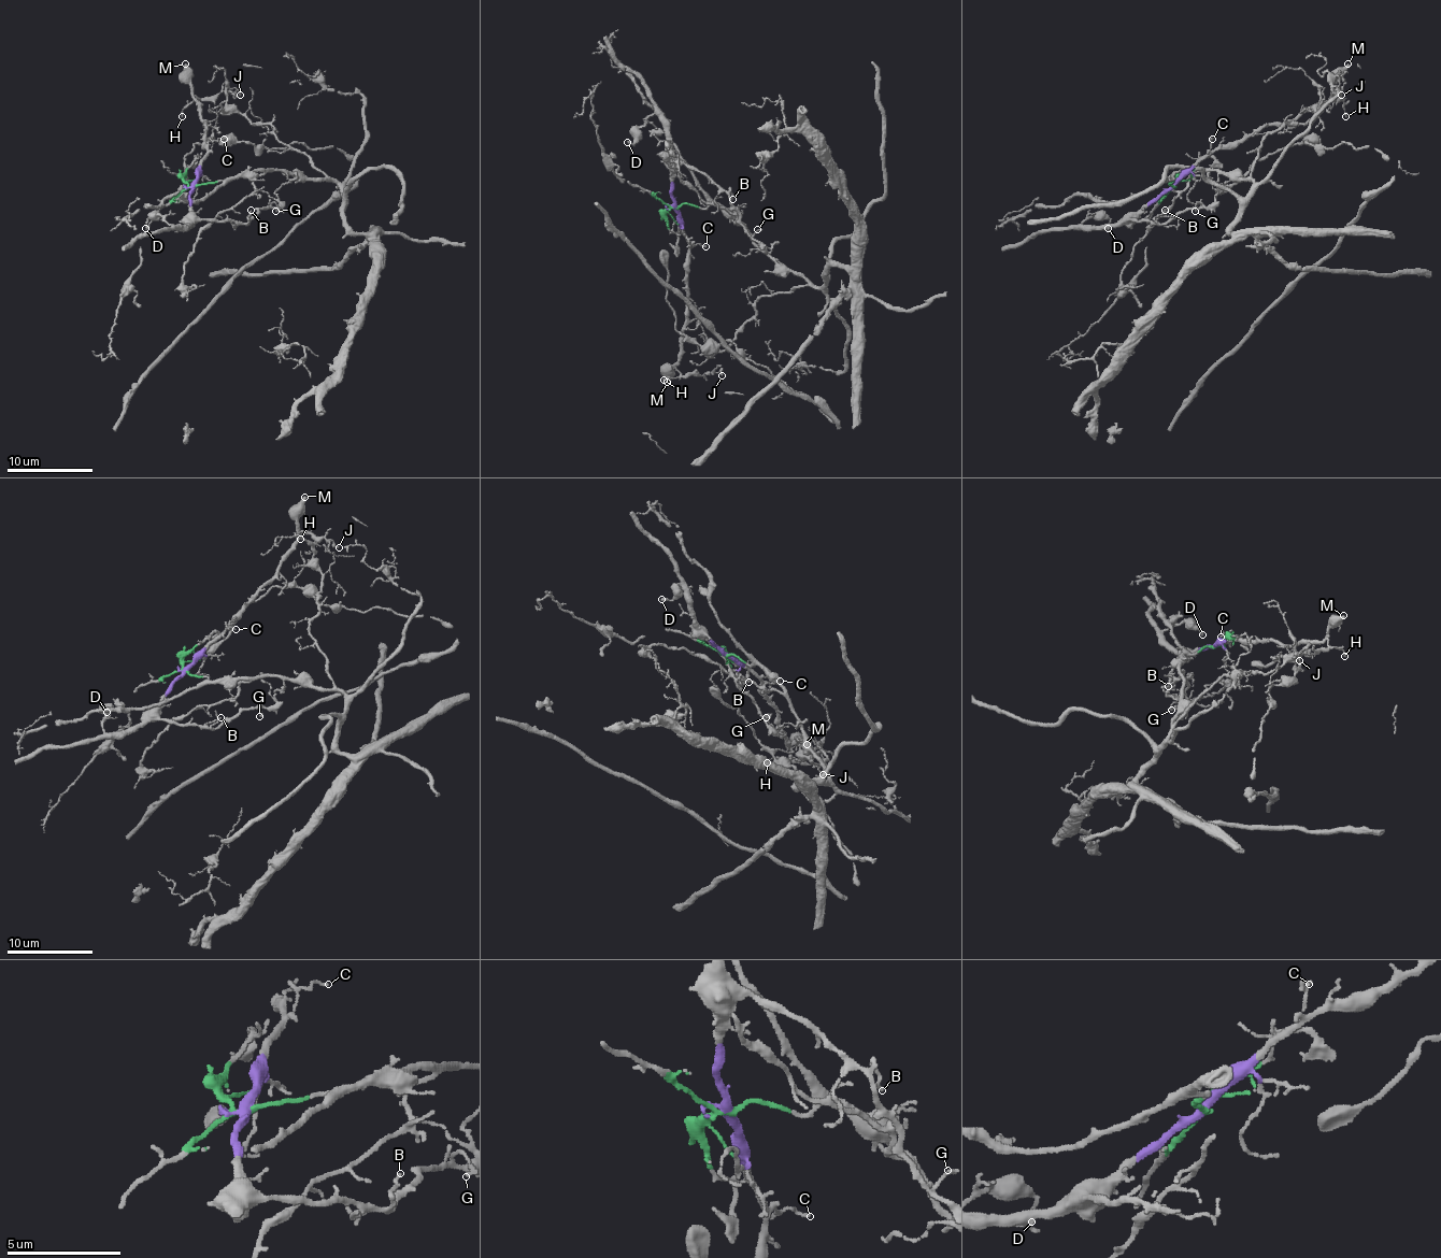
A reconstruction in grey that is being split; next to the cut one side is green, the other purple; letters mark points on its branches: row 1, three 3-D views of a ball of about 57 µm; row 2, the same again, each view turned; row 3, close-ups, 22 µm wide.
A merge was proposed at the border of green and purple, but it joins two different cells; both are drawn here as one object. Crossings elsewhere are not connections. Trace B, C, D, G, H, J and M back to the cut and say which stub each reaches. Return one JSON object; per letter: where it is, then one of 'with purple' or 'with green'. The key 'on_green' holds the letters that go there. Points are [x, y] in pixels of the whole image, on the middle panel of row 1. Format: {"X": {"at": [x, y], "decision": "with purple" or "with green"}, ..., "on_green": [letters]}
{"B": {"at": [732, 199], "decision": "with purple"}, "C": {"at": [705, 246], "decision": "with purple"}, "D": {"at": [627, 142], "decision": "with purple"}, "G": {"at": [757, 229], "decision": "with purple"}, "H": {"at": [664, 380], "decision": "with purple"}, "J": {"at": [722, 375], "decision": "with purple"}, "M": {"at": [667, 382], "decision": "with purple"}, "on_green": []}

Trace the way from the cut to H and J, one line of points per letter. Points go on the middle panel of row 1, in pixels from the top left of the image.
H: (672, 206), (689, 245), (689, 271), (681, 359), (676, 368), (679, 376), (664, 381)
J: (672, 206), (689, 252), (687, 318), (676, 370), (689, 376), (719, 372), (722, 376)

